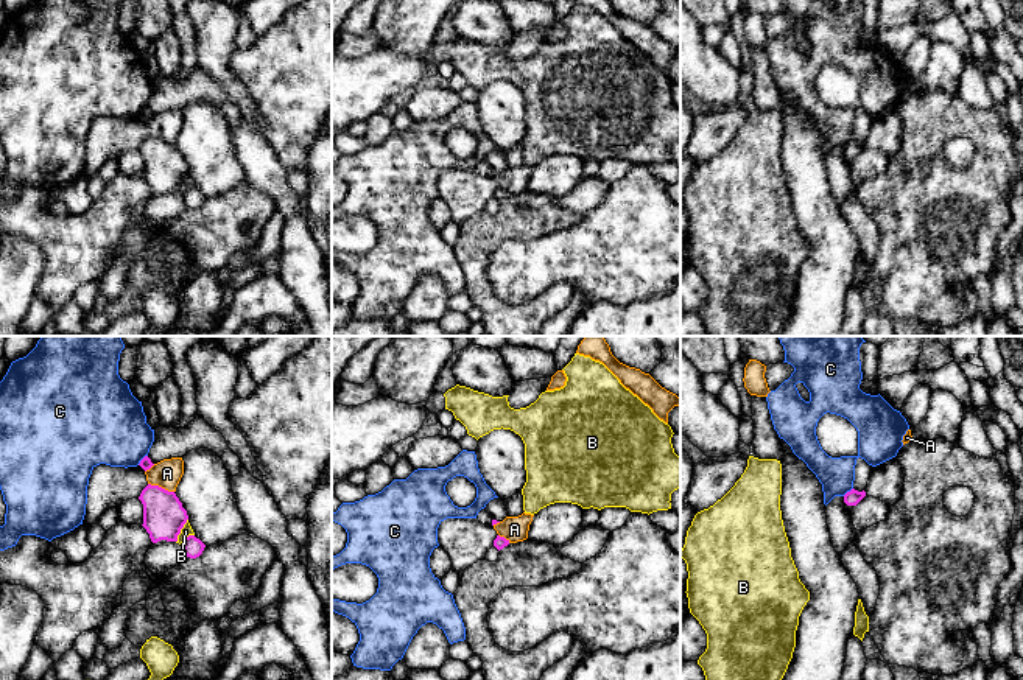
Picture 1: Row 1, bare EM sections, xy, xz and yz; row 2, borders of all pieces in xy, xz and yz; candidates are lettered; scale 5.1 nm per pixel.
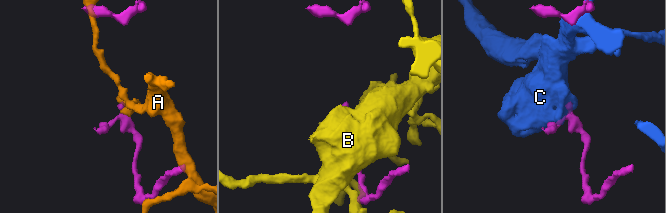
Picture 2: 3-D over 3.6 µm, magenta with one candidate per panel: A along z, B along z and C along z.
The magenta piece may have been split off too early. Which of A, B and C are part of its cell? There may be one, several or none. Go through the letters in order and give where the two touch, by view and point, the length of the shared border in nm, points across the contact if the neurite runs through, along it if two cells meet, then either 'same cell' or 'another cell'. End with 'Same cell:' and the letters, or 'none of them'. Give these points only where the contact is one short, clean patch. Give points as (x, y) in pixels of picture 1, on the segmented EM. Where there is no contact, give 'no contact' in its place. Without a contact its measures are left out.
A: xy (161, 487) | 140 nm | another cell
B: xy (179, 531) | 140 nm | another cell
C: yz (847, 492) | 70 nm | another cell
Same cell: none of them

